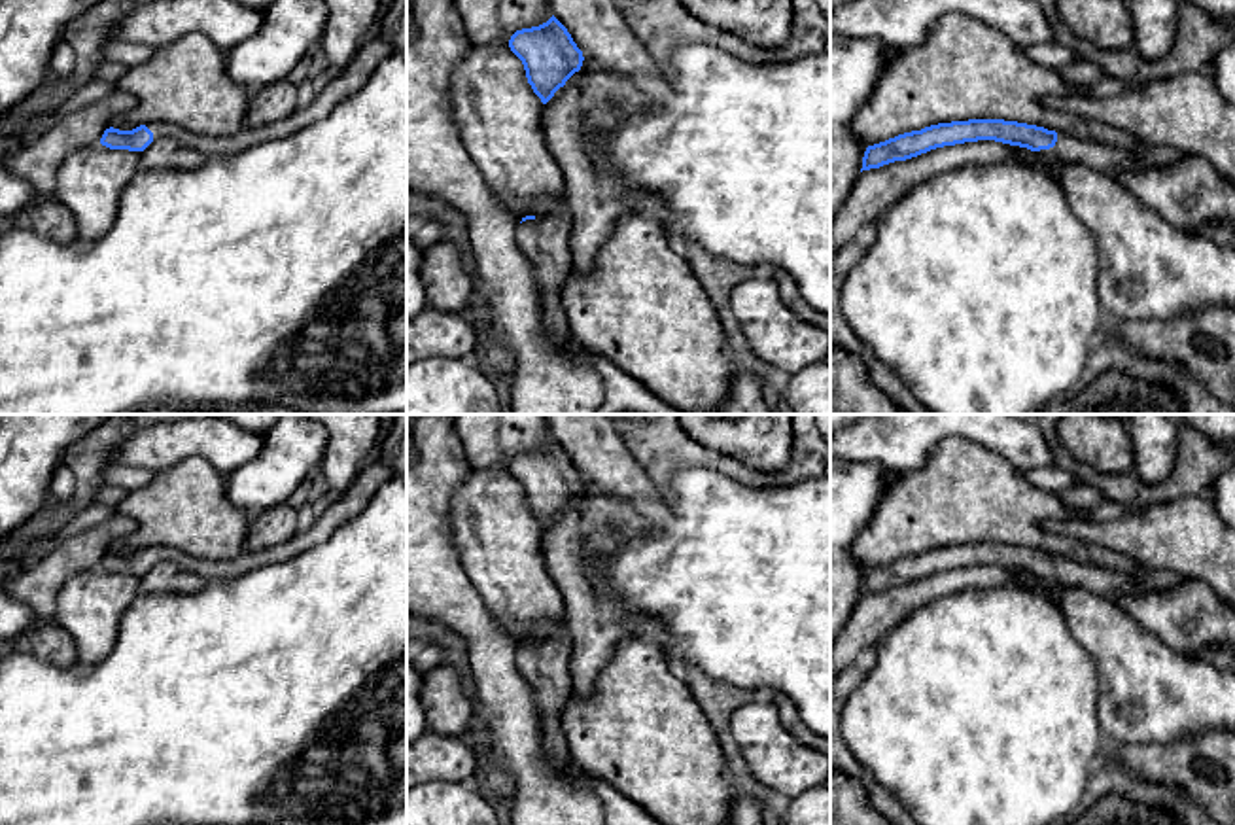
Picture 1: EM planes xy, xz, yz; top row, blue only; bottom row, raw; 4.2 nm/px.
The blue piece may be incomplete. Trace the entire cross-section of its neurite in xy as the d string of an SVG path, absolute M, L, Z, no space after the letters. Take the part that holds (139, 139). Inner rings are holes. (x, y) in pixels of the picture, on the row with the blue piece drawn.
M382 38L363 42L352 62L329 76L327 83L318 91L308 106L301 106L293 115L263 127L244 125L229 136L204 136L189 132L174 123L146 123L132 131L106 129L100 144L110 149L129 149L138 155L159 138L174 138L176 142L197 149L210 161L229 163L235 155L267 140L284 138L320 119L325 119L344 98L359 91L374 74L378 64L393 53L393 47Z

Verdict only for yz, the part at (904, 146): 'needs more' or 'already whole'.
needs more

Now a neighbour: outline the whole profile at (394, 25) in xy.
M391 0L380 25L380 36L393 51L407 51L407 0Z

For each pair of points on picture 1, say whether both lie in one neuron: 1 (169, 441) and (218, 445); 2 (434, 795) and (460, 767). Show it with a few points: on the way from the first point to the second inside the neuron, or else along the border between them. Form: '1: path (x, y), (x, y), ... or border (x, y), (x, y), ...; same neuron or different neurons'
1: path (180, 441), (207, 441); same neuron
2: border (462, 780), (430, 780), (426, 784); different neurons

